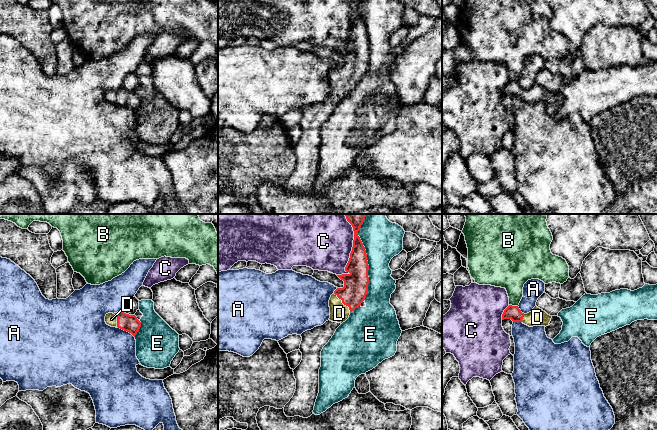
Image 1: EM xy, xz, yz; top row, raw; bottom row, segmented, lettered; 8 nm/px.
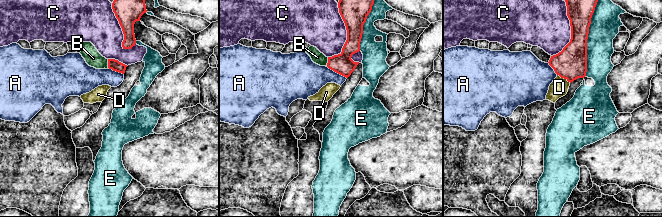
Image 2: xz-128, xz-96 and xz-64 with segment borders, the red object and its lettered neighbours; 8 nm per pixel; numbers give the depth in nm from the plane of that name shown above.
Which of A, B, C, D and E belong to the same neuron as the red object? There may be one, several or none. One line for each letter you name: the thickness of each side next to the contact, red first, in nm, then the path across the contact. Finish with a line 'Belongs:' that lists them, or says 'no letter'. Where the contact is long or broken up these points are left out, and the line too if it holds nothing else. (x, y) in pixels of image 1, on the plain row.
D: 200 nm thick on the red side, 150 nm on the other
Belongs: D

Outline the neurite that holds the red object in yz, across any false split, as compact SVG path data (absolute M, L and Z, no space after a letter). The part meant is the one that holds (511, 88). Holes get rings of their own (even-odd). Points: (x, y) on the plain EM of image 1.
M509 81L502 90L502 96L511 95L513 98L522 98L523 100L533 102L548 102L552 92L535 82L533 86L527 90L521 88L518 82Z

